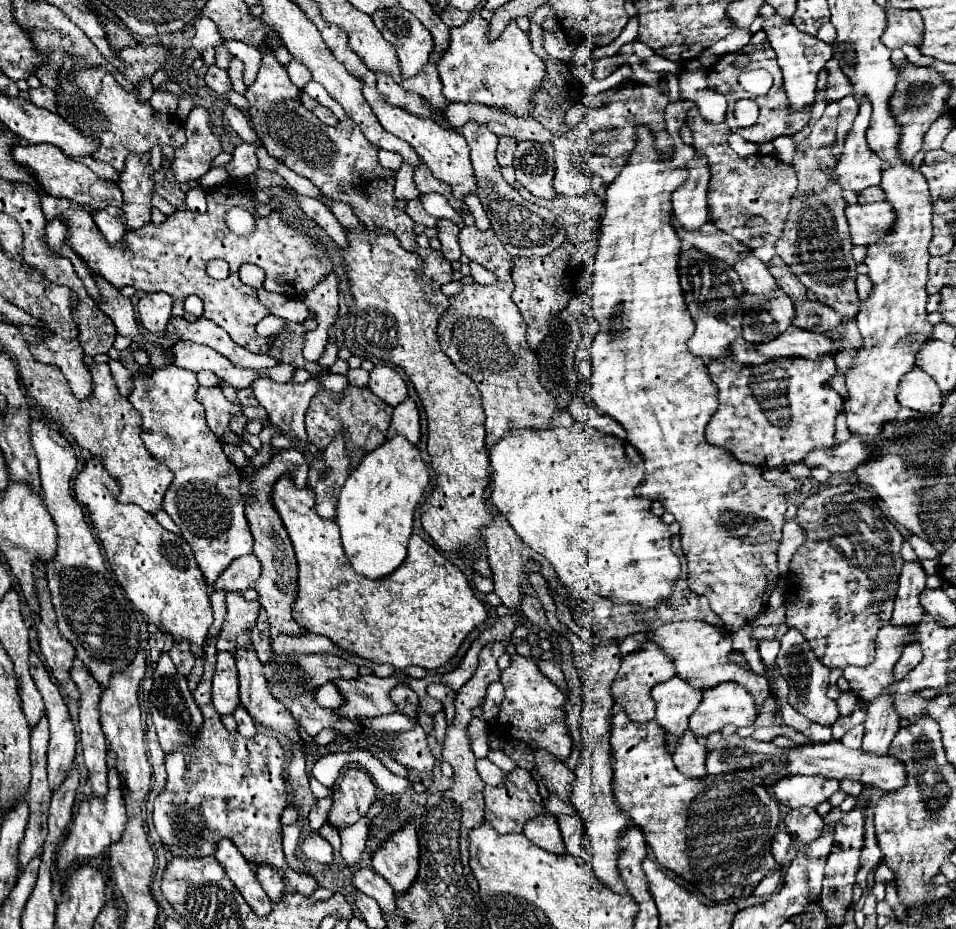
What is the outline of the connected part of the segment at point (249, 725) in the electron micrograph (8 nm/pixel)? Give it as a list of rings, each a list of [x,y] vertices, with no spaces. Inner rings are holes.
[[[236,706],[234,710],[234,718],[238,722],[238,732],[246,734],[246,736],[254,736],[256,734],[256,724],[252,720],[252,716],[248,714],[248,710],[244,710],[244,706]]]

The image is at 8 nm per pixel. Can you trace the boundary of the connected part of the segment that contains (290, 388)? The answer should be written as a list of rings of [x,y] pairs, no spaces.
[[[258,378],[252,384],[252,392],[258,398],[260,406],[268,412],[268,418],[272,420],[272,424],[276,424],[282,430],[282,434],[286,434],[290,438],[296,438],[296,440],[302,440],[302,446],[304,446],[304,442],[306,442],[304,416],[308,412],[308,406],[310,406],[312,396],[318,392],[318,386],[320,386],[318,384],[318,378],[310,378],[304,384],[294,384],[294,382],[280,384],[280,382],[274,382],[270,378]]]

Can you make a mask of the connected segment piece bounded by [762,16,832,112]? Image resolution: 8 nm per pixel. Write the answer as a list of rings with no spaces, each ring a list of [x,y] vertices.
[[[780,16],[766,20],[762,30],[768,34],[768,40],[776,50],[778,66],[784,74],[784,90],[790,102],[790,110],[792,112],[812,110],[812,104],[816,98],[816,76],[824,68],[824,64],[832,58],[832,44],[826,44],[816,36],[796,30],[796,26],[792,26],[792,20],[786,20]]]

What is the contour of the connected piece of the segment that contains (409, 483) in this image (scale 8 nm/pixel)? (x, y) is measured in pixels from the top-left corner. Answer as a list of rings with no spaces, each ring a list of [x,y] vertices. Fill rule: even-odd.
[[[404,436],[386,440],[362,458],[358,468],[344,482],[336,508],[344,552],[358,574],[384,578],[406,560],[408,540],[414,530],[414,510],[428,488],[430,470],[420,450]]]

